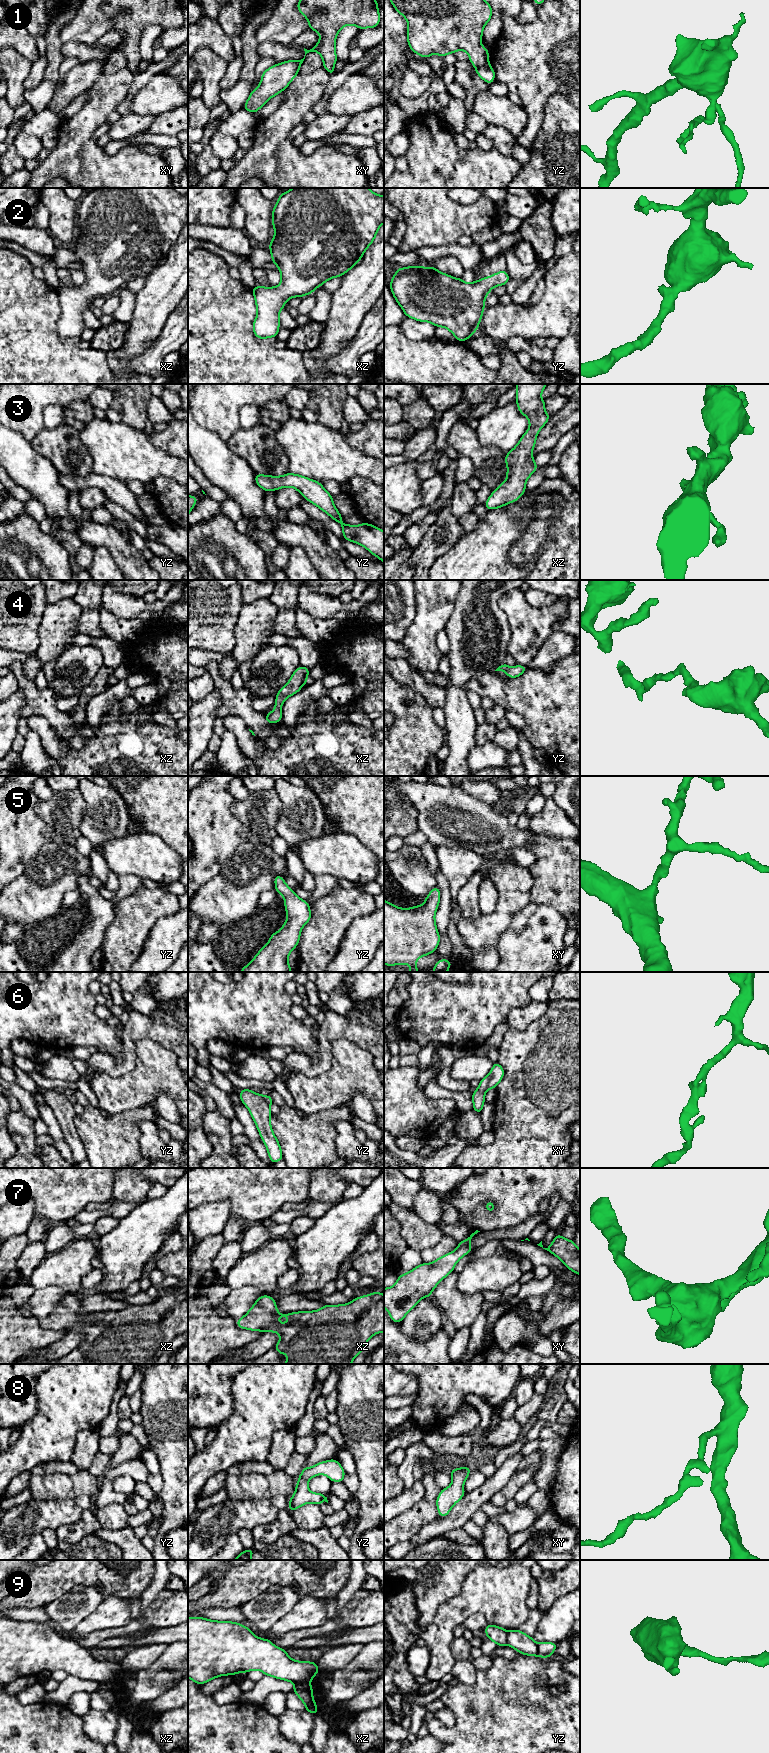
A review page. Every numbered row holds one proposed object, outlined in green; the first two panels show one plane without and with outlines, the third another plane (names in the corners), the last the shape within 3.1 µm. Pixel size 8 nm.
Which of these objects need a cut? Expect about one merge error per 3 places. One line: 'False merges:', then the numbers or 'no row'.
False merges: 1, 9

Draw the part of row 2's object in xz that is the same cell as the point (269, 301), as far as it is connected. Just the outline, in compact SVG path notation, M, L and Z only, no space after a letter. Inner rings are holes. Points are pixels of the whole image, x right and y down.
M292 188L281 193L272 211L272 227L275 234L269 244L272 263L280 270L281 282L277 287L258 285L251 289L257 307L257 316L253 321L255 337L277 337L279 312L283 310L285 303L293 297L304 297L313 293L326 281L341 277L353 268L373 243L383 223L384 196L371 192L369 188Z

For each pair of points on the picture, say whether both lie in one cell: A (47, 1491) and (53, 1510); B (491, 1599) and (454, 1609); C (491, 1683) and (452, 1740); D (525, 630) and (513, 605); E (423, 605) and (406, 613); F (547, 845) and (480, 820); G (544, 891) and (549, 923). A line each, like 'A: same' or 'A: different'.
A: different
B: same
C: same
D: same
E: different
F: different
G: different

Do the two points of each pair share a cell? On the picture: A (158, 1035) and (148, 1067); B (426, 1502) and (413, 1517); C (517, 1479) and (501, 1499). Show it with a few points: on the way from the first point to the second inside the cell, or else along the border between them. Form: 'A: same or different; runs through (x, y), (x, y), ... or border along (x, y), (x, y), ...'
A: different; border along (134, 1044), (139, 1039), (150, 1038), (176, 1055)
B: same; runs through (425, 1506), (417, 1514)
C: same; runs through (515, 1484), (505, 1494)

